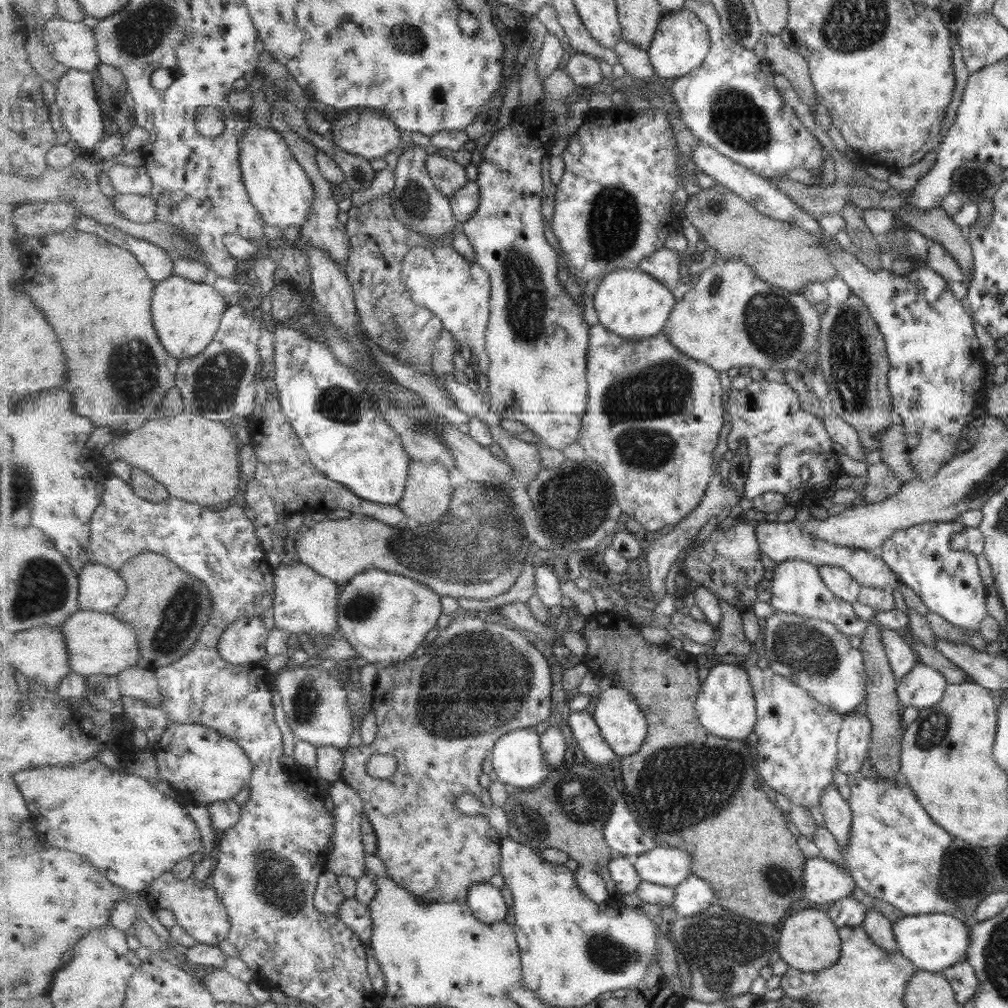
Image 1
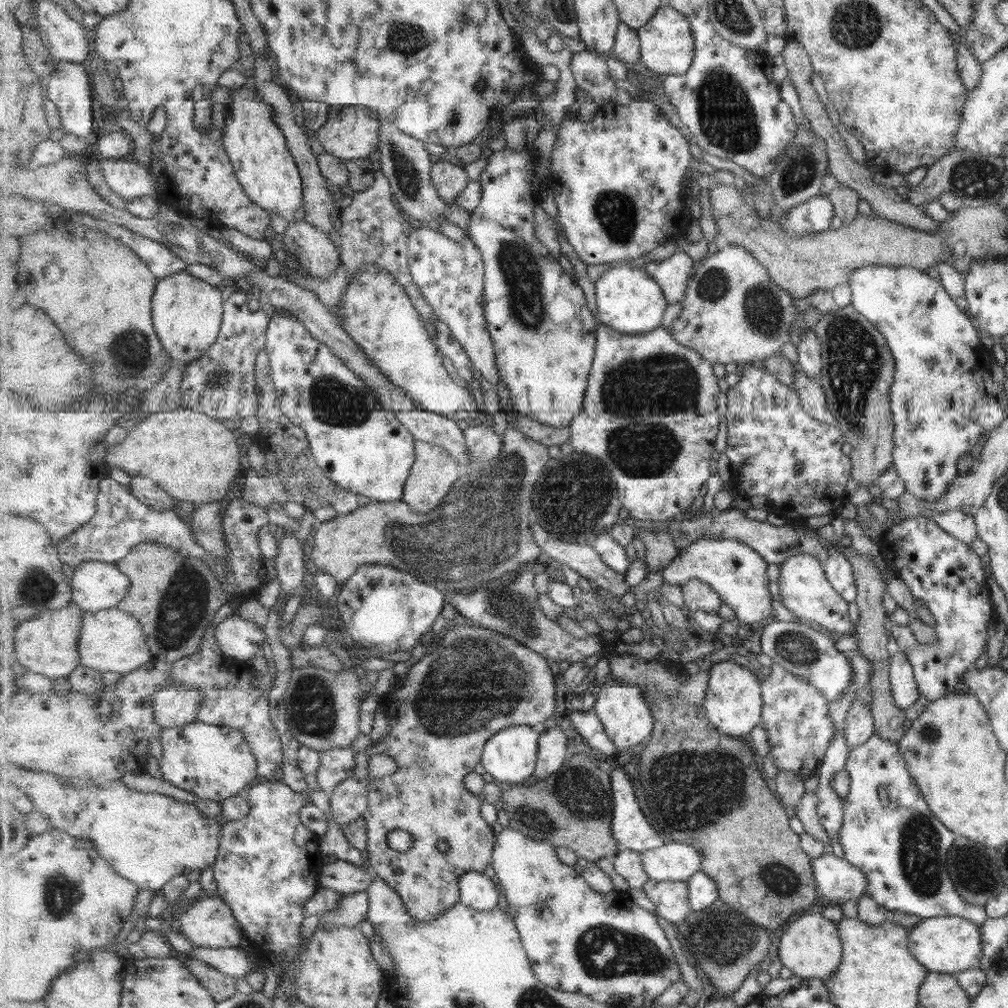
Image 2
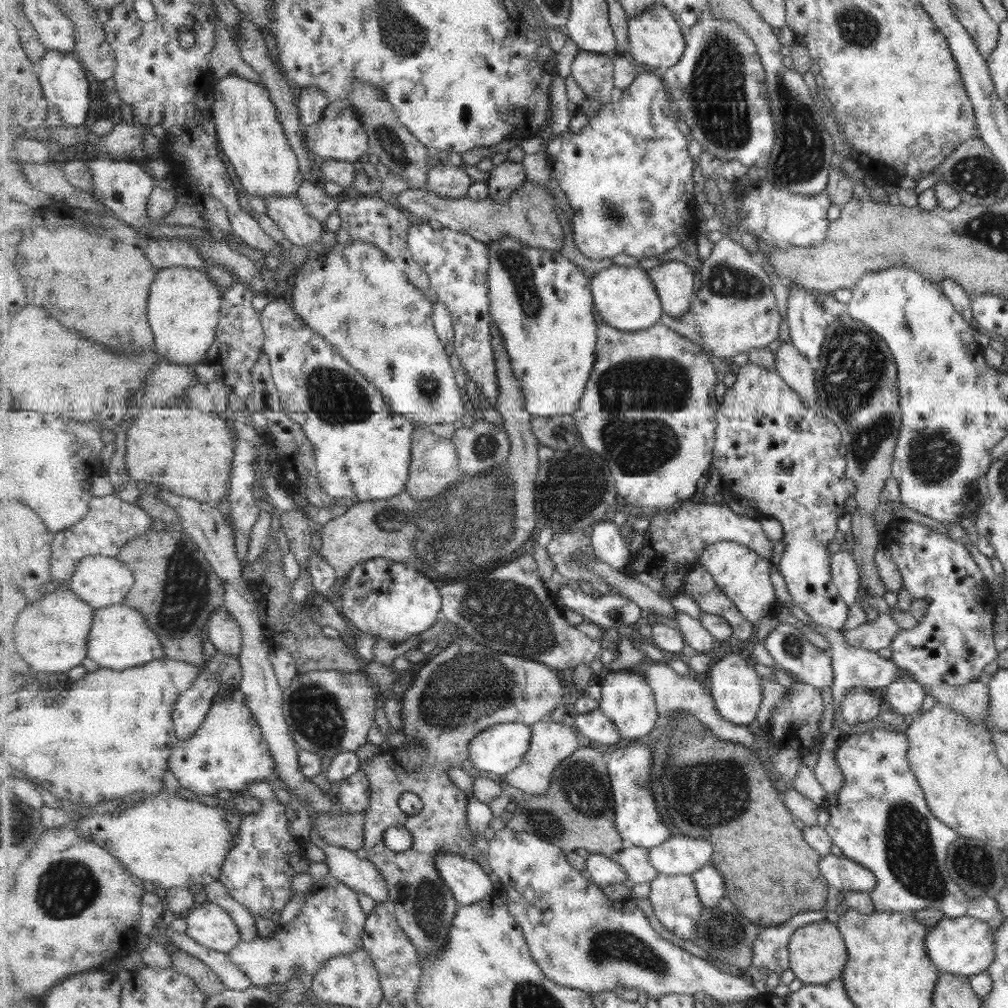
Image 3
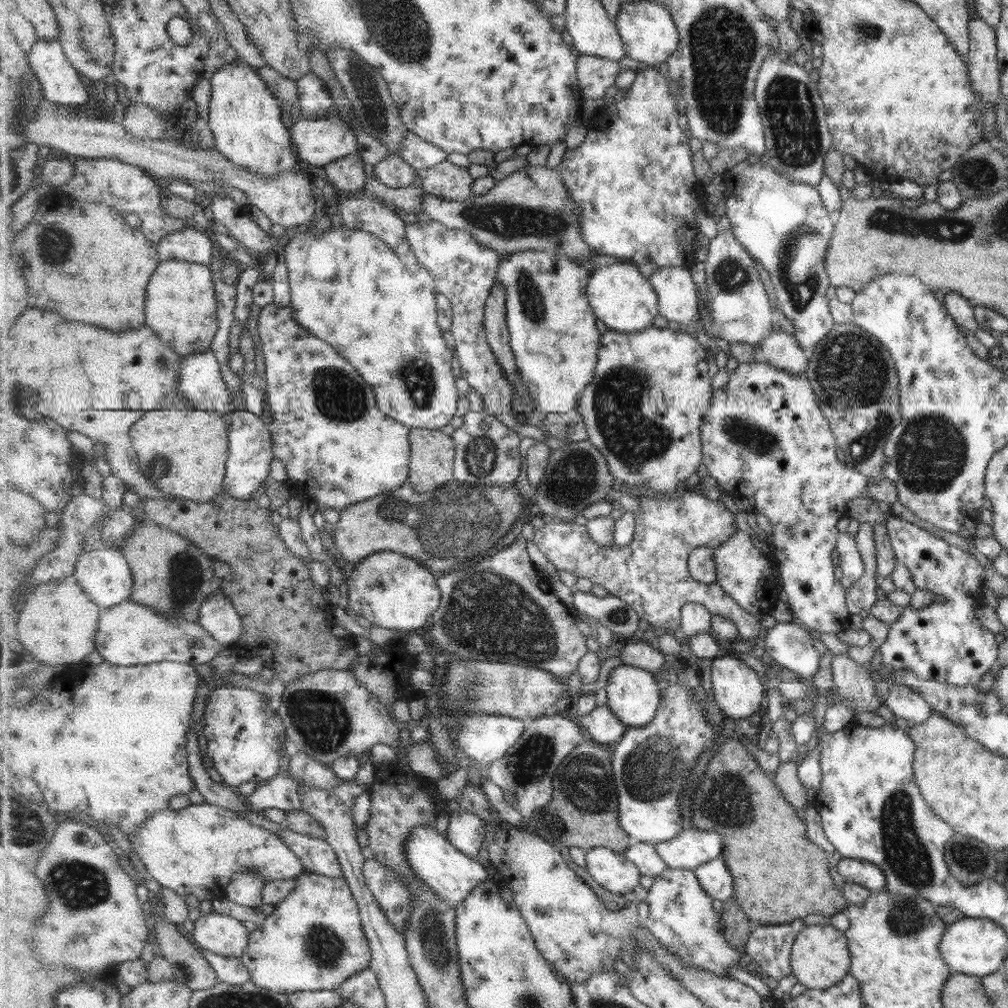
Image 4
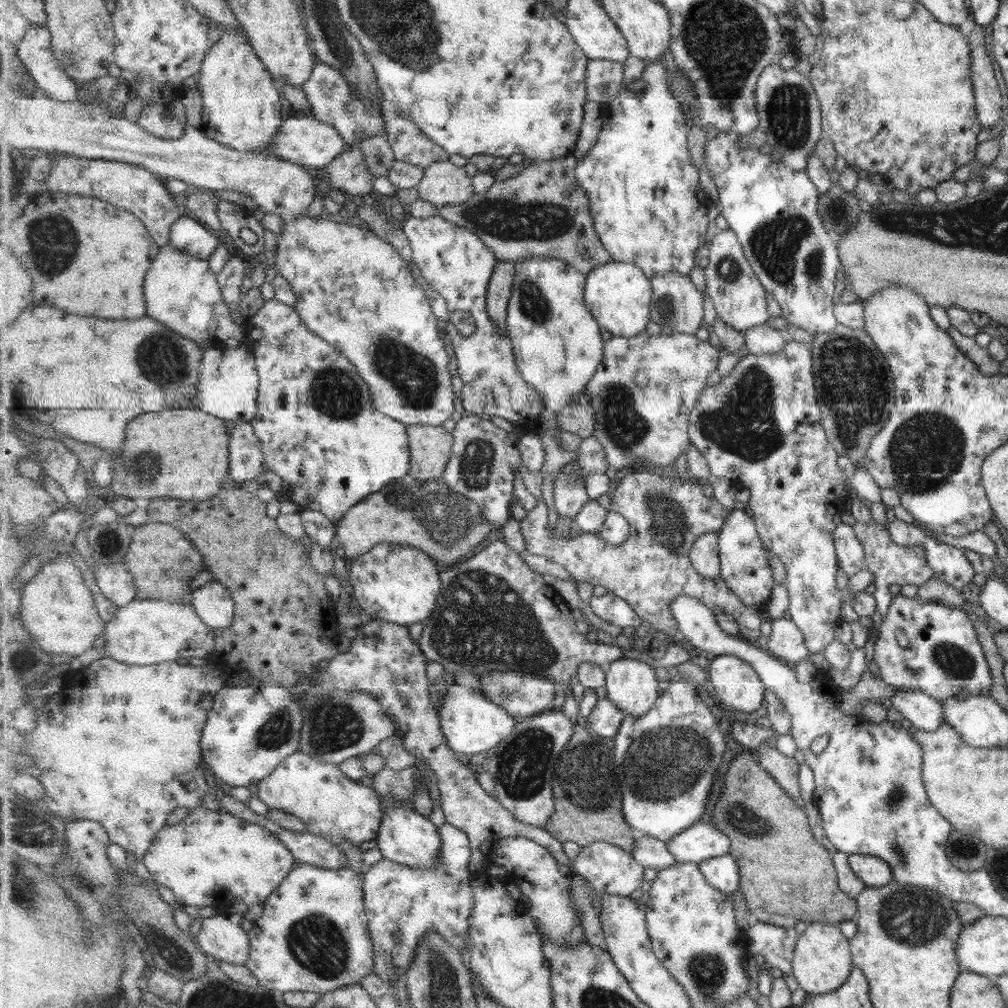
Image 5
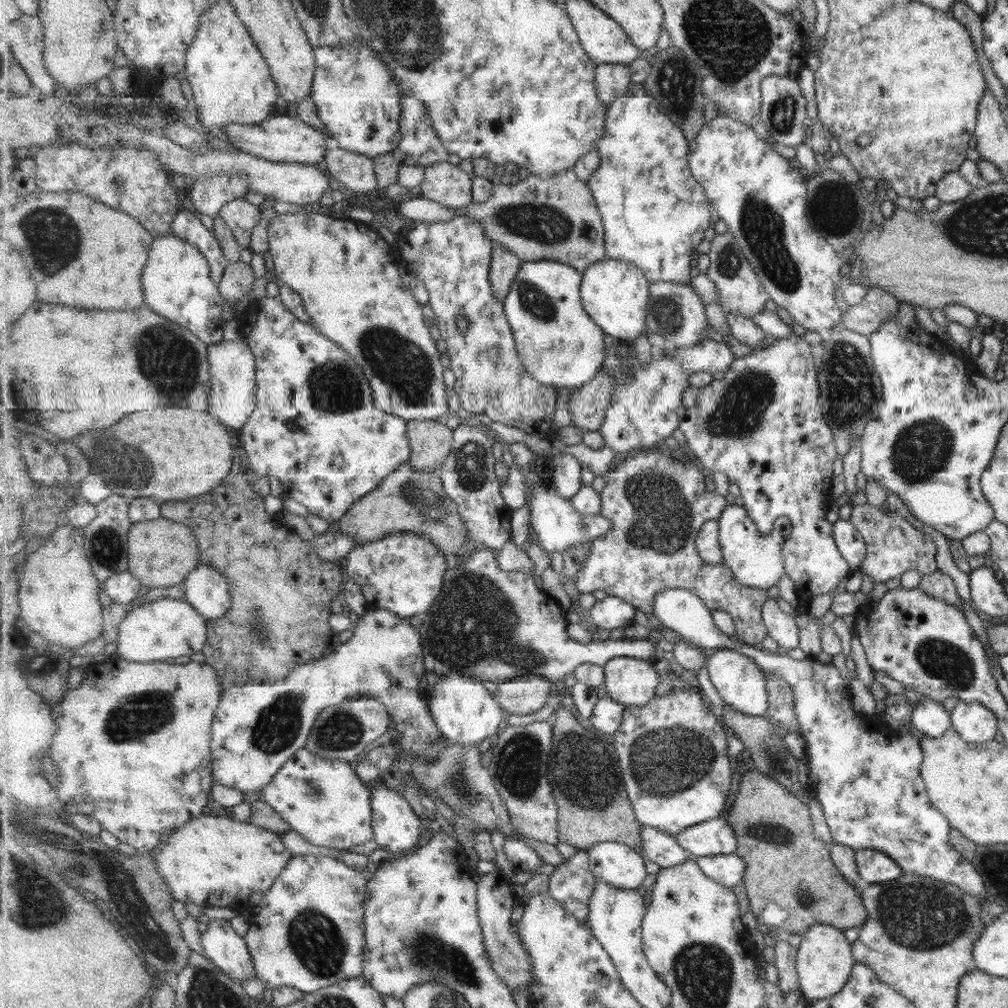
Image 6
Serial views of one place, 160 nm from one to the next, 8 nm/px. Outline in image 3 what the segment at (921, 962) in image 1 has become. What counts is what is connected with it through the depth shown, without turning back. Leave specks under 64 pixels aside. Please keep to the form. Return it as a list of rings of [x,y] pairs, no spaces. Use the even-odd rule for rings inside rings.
[[[941,917],[934,927],[927,929],[924,947],[939,972],[964,977],[986,971],[994,957],[992,930],[984,922],[971,917]]]

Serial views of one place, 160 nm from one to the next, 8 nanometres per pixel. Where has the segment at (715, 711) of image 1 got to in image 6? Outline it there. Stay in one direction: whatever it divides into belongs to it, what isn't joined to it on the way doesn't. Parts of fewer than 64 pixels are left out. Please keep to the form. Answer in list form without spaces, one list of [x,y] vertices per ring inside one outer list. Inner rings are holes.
[[[719,649],[707,658],[706,668],[712,684],[725,704],[751,716],[768,714],[770,694],[766,674],[752,658],[736,650]]]

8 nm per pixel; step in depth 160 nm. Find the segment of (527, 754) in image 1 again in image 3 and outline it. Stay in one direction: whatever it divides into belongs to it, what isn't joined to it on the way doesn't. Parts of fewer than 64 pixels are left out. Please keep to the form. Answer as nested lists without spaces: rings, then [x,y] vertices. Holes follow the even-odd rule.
[[[501,723],[473,738],[470,761],[476,769],[502,778],[523,764],[531,748],[531,740],[533,730],[527,723]]]

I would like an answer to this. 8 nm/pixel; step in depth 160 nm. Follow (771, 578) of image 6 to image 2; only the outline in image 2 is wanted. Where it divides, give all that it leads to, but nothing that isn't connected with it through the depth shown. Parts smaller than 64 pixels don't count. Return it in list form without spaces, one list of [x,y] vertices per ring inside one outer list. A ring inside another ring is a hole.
[[[701,539],[680,551],[662,571],[665,585],[681,586],[693,579],[710,584],[719,596],[737,614],[737,620],[747,628],[756,627],[769,615],[773,614],[769,578],[767,577],[768,562],[758,551],[747,543],[736,539]]]

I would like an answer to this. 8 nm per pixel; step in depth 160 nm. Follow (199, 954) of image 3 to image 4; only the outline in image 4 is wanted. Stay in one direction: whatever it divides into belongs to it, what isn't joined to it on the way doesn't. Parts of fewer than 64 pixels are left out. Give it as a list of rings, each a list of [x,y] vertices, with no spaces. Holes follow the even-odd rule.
[[[206,948],[200,950],[216,970],[220,981],[231,983],[233,986],[243,986],[252,980],[251,971],[241,959],[215,954]]]

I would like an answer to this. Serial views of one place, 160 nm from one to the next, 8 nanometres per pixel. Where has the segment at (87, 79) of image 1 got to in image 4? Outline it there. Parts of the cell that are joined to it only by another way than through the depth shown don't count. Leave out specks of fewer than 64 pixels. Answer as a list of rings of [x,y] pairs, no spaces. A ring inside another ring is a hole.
[[[39,38],[38,41],[35,41],[33,50],[28,53],[28,58],[37,78],[42,82],[42,89],[47,100],[57,105],[75,108],[87,104],[89,100],[87,81],[67,59],[63,45],[59,41]]]

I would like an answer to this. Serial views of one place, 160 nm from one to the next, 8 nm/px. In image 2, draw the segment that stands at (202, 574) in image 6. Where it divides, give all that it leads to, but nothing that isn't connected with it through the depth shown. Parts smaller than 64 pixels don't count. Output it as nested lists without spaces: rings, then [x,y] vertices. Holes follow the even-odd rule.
[[[232,614],[215,627],[216,639],[227,656],[247,662],[262,652],[265,633],[257,624]]]

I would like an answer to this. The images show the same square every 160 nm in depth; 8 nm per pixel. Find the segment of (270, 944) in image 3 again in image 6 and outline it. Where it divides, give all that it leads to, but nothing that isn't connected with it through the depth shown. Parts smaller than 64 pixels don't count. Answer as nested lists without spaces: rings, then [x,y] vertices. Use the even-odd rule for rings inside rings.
[[[312,854],[292,857],[286,870],[283,870],[278,881],[248,918],[249,928],[244,938],[250,948],[258,978],[266,982],[271,990],[287,985],[312,993],[343,979],[361,977],[367,944],[368,883],[361,871],[354,870],[335,857]]]

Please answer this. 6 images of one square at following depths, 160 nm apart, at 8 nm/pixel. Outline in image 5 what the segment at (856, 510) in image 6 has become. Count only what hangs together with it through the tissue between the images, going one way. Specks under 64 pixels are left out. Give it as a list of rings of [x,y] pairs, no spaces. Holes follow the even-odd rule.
[[[873,520],[865,524],[855,522],[852,530],[855,539],[861,543],[864,550],[864,568],[873,574],[873,590],[870,593],[874,598],[876,611],[883,618],[892,599],[887,591],[890,584],[915,585],[918,587],[933,576],[933,571],[927,566],[923,549],[920,546],[899,546],[889,538],[886,528],[878,522]]]

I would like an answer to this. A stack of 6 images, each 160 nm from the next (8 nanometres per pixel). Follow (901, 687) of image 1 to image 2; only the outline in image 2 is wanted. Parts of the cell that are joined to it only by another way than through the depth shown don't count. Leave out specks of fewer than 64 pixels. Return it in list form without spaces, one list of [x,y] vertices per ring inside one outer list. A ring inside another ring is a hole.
[[[917,515],[903,519],[892,526],[878,540],[885,560],[909,589],[911,596],[922,600],[932,614],[936,641],[932,643],[917,643],[912,649],[903,651],[912,668],[918,696],[928,701],[945,697],[953,686],[960,682],[966,670],[973,670],[973,662],[986,650],[986,628],[993,622],[993,606],[990,603],[990,590],[986,585],[979,557],[969,546],[952,538],[937,527],[937,524],[926,516]]]

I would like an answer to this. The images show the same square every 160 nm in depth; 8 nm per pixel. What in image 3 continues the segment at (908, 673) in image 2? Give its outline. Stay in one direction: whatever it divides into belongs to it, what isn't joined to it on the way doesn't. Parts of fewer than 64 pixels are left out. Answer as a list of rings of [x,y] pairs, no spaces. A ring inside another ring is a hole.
[[[906,671],[885,688],[884,701],[902,716],[907,714],[916,716],[921,708],[924,697],[922,686],[915,681]]]

